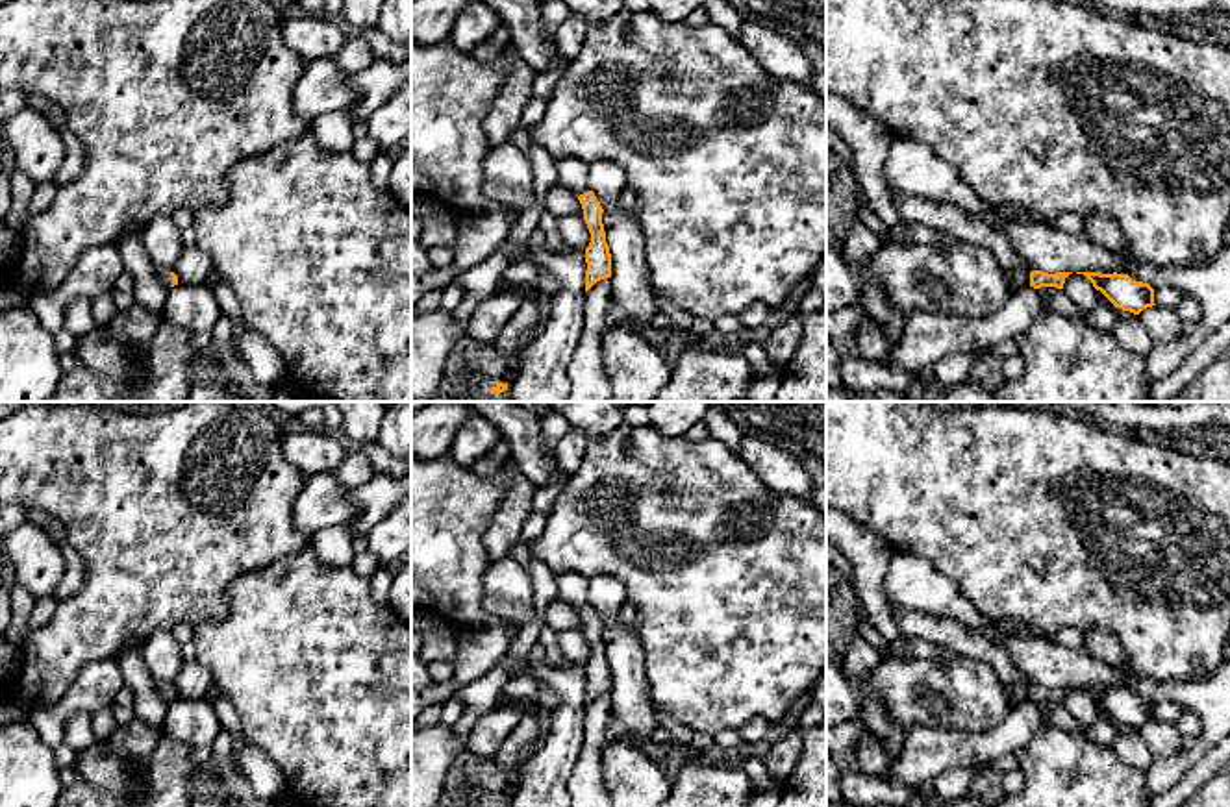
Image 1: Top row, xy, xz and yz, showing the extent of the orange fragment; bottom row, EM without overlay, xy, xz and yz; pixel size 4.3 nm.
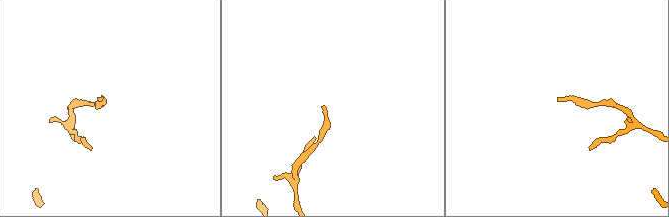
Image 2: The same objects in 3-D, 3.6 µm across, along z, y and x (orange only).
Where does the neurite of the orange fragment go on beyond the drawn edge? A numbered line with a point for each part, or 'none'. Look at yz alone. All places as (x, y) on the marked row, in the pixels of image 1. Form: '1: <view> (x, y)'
1: yz (1016, 285)

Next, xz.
1: xz (573, 173)

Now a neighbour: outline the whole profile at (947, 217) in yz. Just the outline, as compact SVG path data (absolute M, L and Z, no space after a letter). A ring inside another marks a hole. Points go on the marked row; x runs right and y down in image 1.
M887 183L887 192L895 211L906 222L919 222L960 241L989 248L997 257L1002 274L1010 274L1015 279L1023 279L1032 272L1032 267L1011 248L1000 231L982 218L971 218L958 204L919 198L897 189L893 183Z

